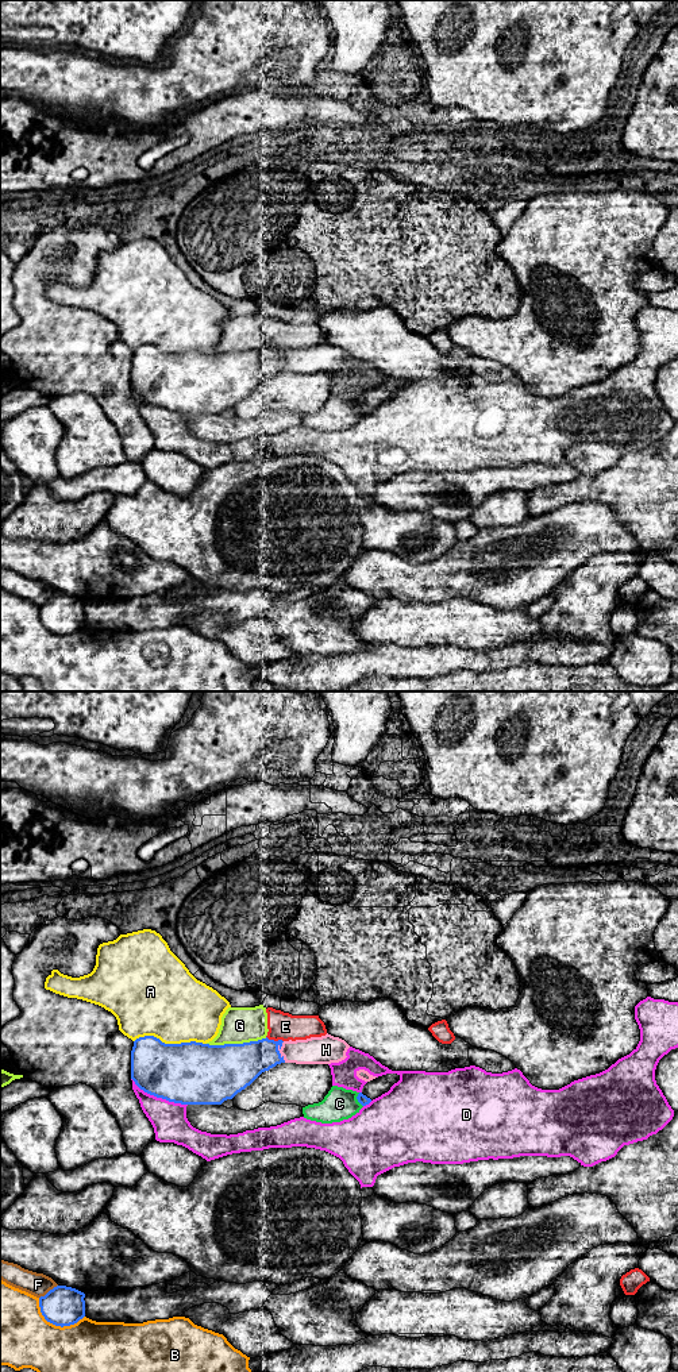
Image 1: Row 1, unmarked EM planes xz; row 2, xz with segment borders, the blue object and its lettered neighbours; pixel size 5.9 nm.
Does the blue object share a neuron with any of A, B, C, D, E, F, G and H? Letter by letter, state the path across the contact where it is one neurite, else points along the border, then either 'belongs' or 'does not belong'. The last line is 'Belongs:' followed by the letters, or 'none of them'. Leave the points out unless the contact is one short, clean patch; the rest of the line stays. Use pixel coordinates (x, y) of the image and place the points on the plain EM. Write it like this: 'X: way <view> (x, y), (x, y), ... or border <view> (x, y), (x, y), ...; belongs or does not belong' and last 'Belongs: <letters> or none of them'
A: does not belong
B: does not belong
C: does not belong
D: does not belong
E: does not belong
F: does not belong
G: does not belong
H: does not belong
Belongs: none of them

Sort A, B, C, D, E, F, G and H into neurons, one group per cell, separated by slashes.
A / B / C / D / E G / F / H

